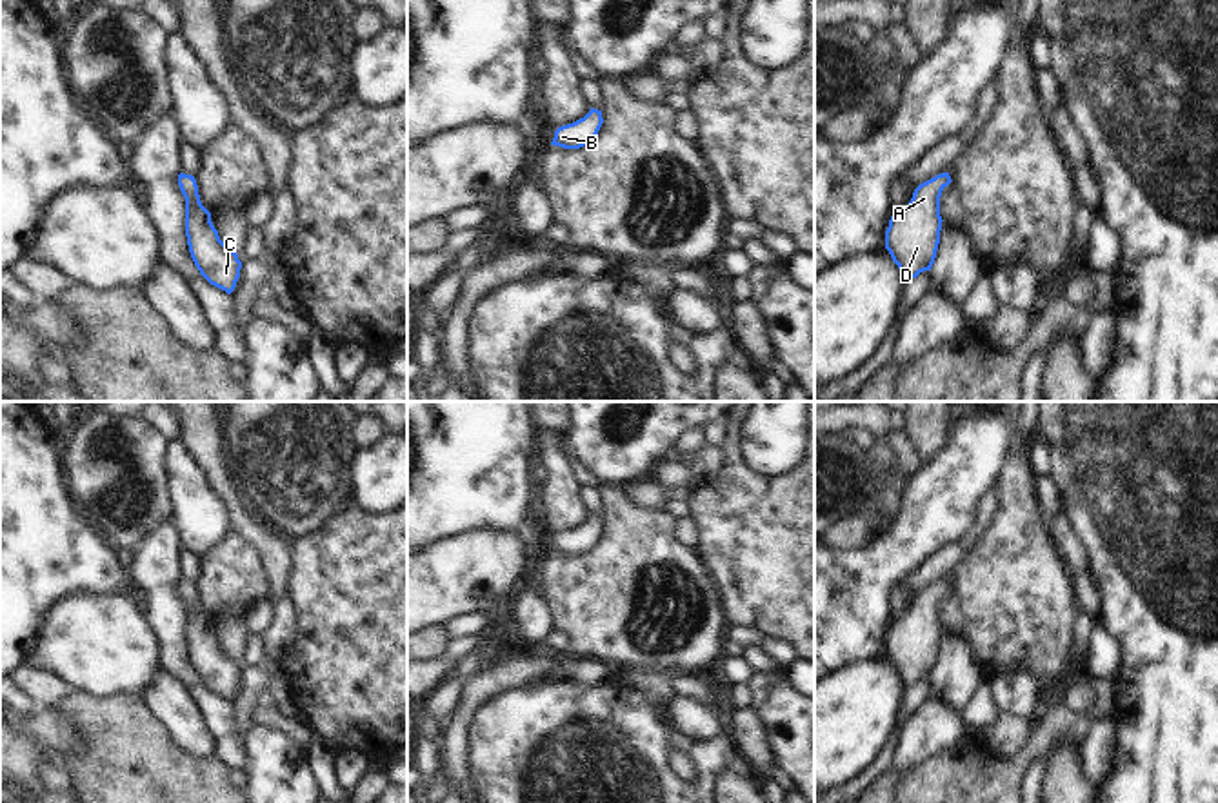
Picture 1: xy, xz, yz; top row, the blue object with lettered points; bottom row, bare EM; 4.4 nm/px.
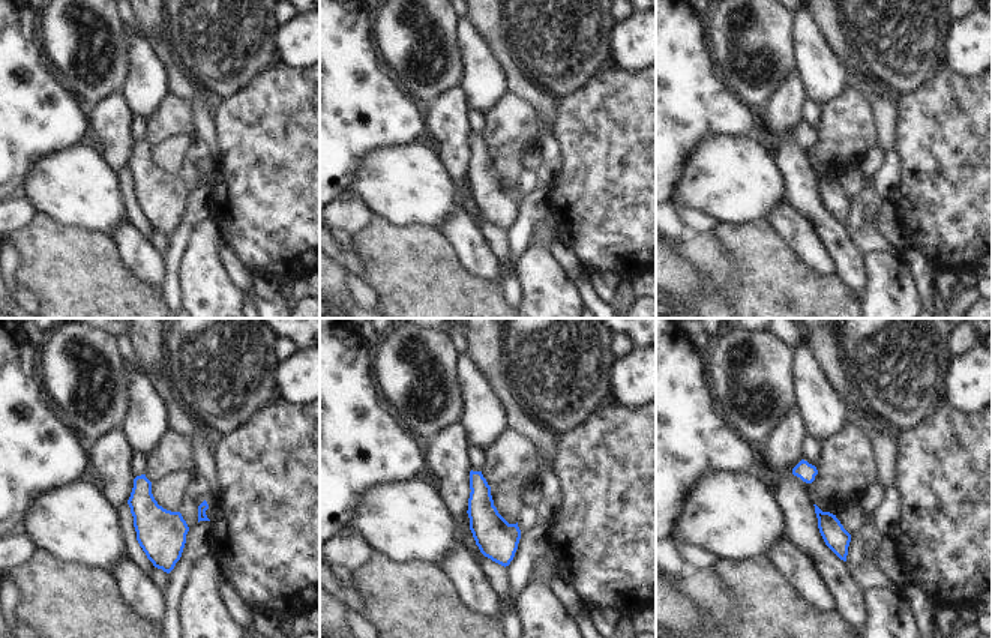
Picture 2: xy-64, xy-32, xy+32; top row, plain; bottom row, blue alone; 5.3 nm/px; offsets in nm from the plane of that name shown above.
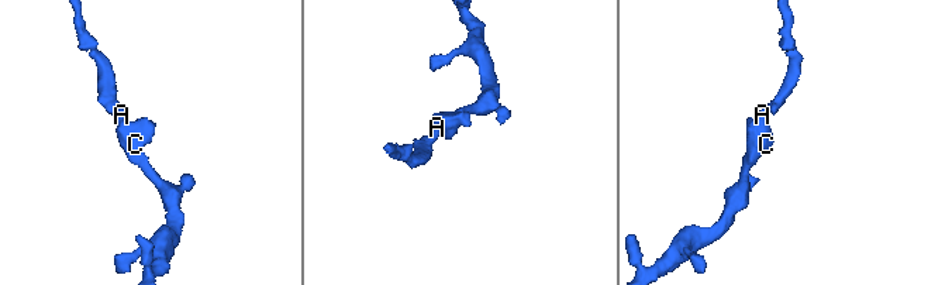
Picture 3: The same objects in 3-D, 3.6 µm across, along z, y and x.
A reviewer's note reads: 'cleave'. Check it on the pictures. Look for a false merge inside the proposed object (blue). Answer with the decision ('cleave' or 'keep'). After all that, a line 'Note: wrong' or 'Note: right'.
keep
Note: wrong

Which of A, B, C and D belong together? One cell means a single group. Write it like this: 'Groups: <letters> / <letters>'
Groups: A B C D.

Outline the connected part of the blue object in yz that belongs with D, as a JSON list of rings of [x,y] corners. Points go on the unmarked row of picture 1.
[[[949,580],[920,590],[911,609],[889,627],[885,656],[898,672],[904,689],[931,678],[942,638],[940,603],[951,590]]]

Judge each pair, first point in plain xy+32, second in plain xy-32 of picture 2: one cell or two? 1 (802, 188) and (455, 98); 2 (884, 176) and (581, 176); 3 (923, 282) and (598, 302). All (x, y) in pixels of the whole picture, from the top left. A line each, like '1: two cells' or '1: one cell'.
1: one cell
2: two cells
3: one cell

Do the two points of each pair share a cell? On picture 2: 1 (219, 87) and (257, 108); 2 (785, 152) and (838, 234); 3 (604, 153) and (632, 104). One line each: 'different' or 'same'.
1: different
2: same
3: same

